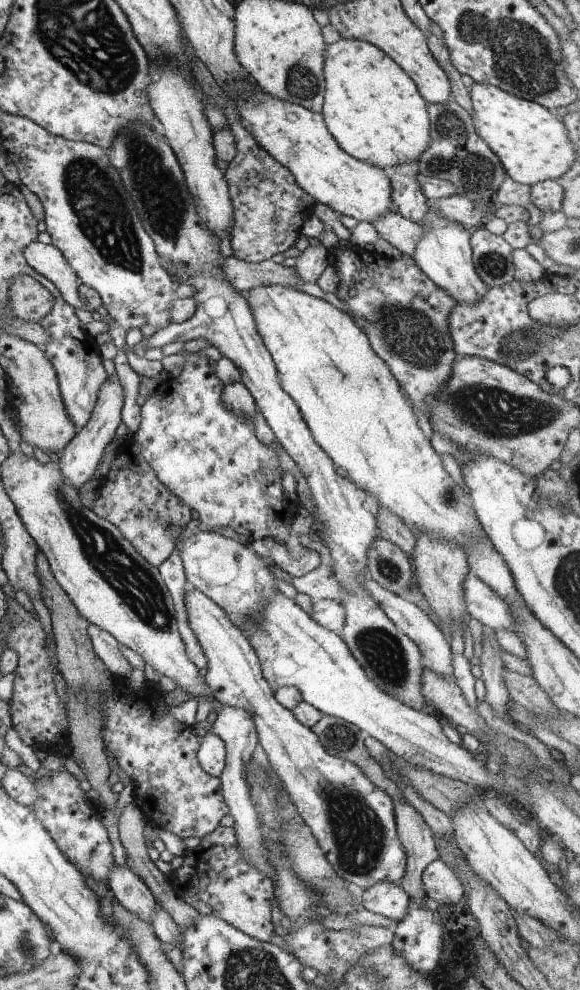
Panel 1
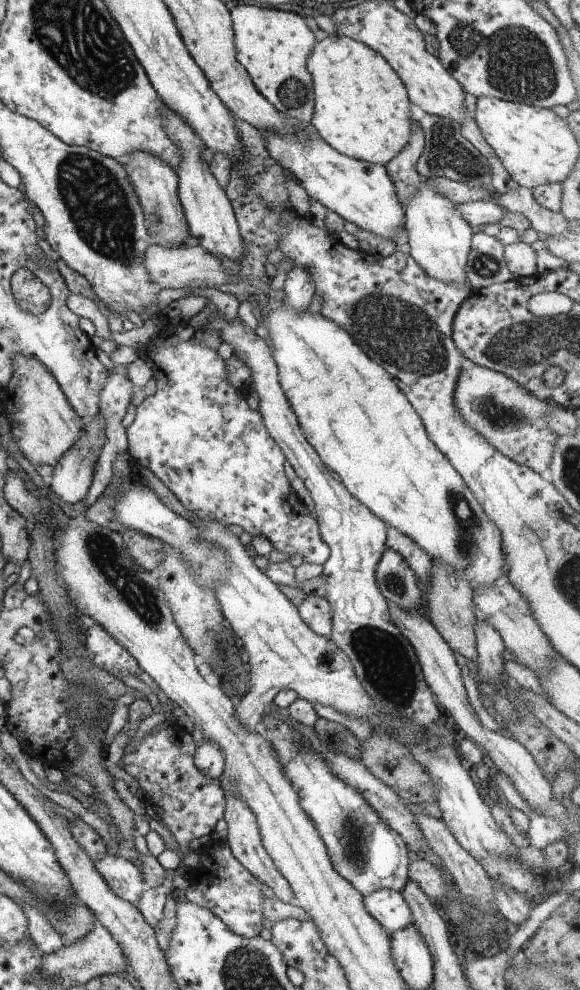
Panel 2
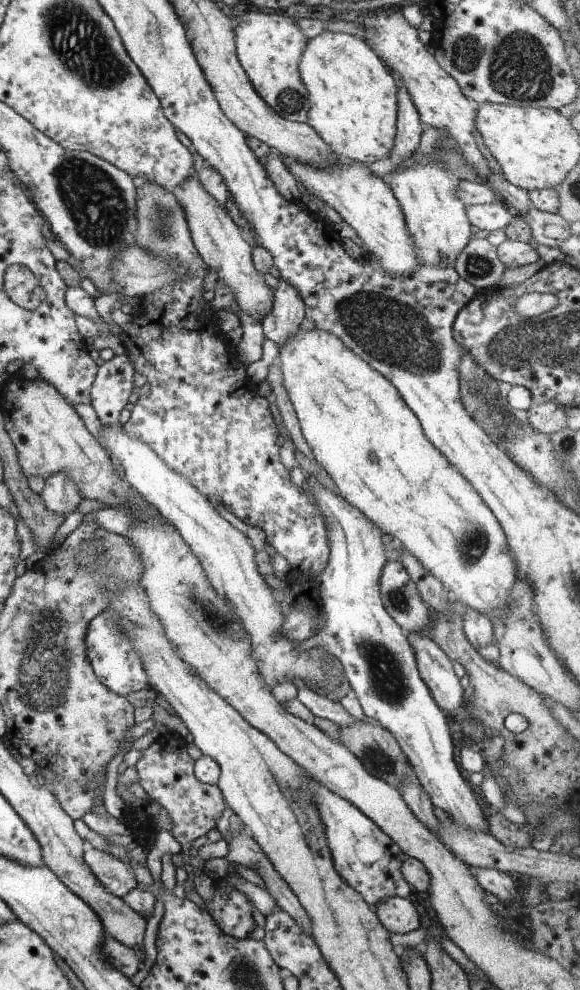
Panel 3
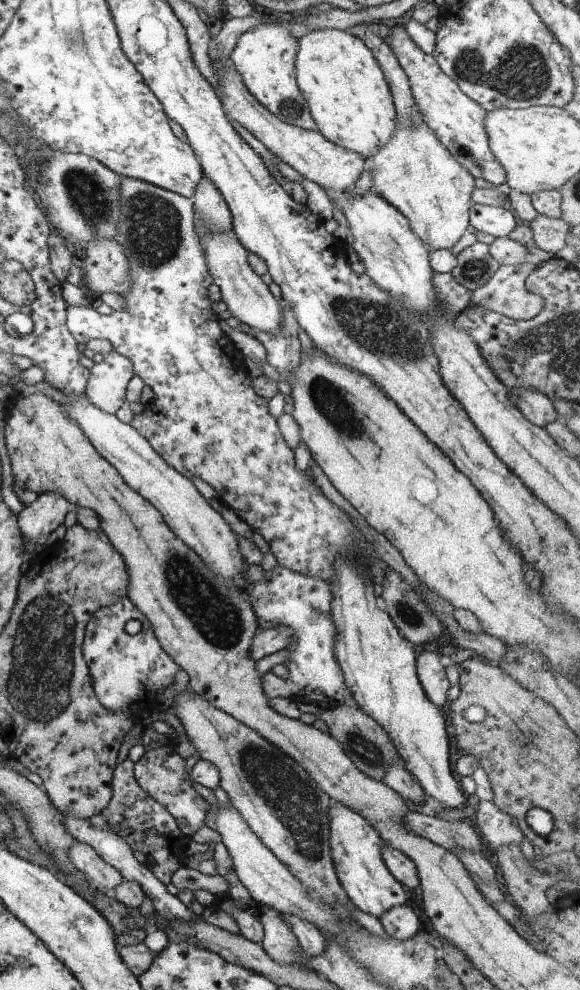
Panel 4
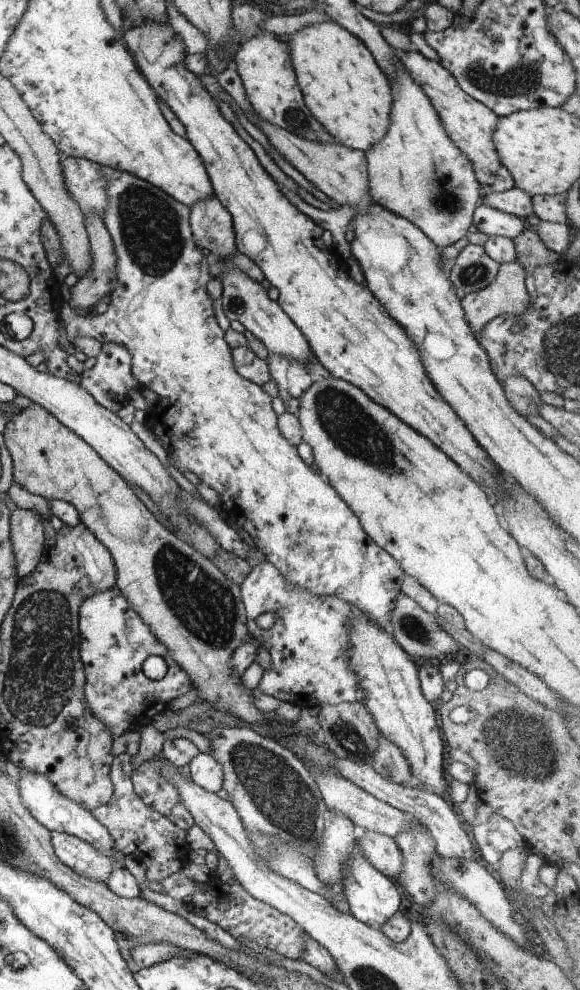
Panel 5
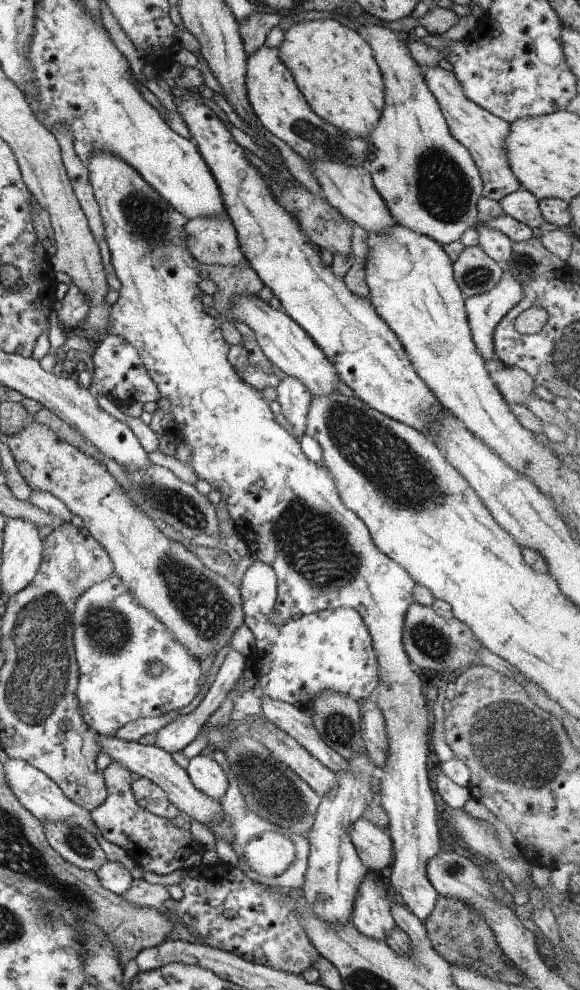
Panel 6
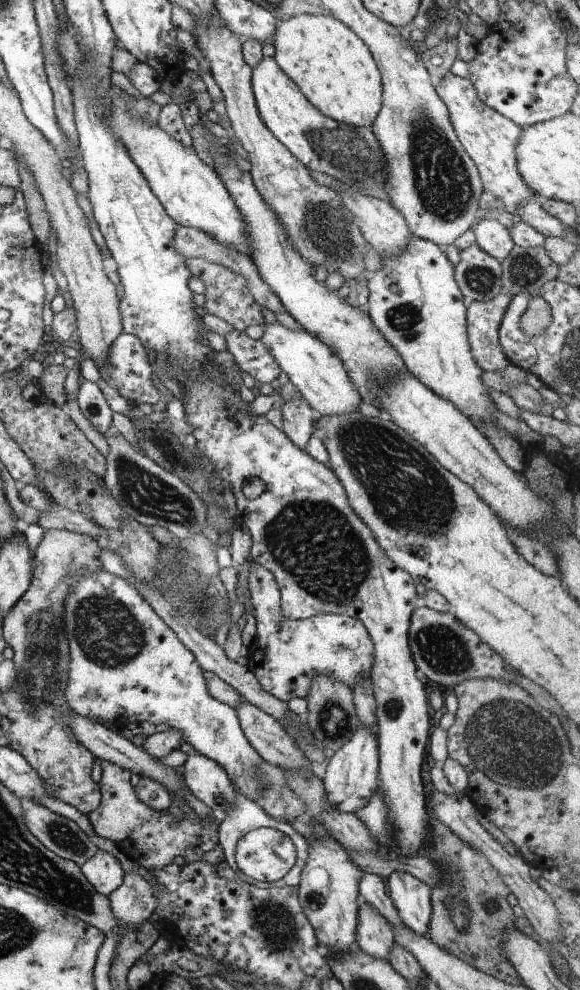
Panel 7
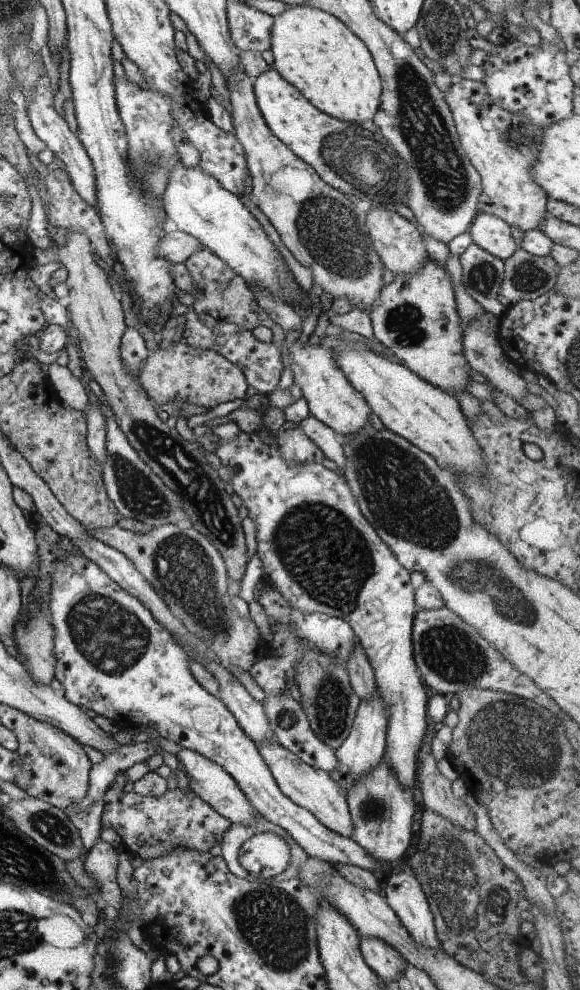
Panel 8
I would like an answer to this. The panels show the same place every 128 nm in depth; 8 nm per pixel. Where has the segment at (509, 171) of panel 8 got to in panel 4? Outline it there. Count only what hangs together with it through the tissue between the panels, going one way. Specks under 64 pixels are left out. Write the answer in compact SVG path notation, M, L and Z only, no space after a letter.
M395 26L390 29L392 29L392 35L387 37L385 42L394 52L400 67L408 78L412 97L425 124L474 179L482 178L496 187L505 188L507 173L491 152L485 126L487 116L485 108L464 94L455 80L440 69L433 56L425 54L416 46L404 27Z

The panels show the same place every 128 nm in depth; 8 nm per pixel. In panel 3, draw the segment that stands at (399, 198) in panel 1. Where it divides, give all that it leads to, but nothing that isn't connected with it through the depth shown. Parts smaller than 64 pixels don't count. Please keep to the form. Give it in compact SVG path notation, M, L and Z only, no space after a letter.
M392 70L391 74L398 86L398 116L395 145L389 156L394 163L403 165L418 150L423 123L402 78Z

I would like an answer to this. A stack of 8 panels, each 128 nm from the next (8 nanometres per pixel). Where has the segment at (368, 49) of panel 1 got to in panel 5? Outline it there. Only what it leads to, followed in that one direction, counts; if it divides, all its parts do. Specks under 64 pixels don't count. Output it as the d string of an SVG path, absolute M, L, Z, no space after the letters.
M332 20L304 28L289 48L304 103L336 143L366 152L386 136L393 104L391 84L356 36Z

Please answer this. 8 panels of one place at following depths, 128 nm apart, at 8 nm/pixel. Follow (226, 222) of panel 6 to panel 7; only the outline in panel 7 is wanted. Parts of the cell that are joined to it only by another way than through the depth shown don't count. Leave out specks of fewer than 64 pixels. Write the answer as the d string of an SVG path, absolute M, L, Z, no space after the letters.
M190 226L178 227L176 231L176 236L174 236L174 250L183 256L185 259L192 257L200 257L209 260L210 262L215 262L216 264L221 264L226 268L230 268L236 274L240 274L246 278L248 282L248 286L250 286L250 292L252 292L252 296L256 299L256 302L260 306L264 306L264 308L268 308L268 310L272 310L272 312L287 312L286 308L282 306L282 302L278 300L278 296L270 290L270 286L262 280L262 276L258 272L258 268L256 268L256 264L252 262L252 259L248 254L242 254L242 252L238 252L238 250L234 250L234 248L230 248L230 246L222 246L220 242L216 242L214 240L214 236L208 236L206 232L202 232L202 230L198 230L198 228L190 228Z

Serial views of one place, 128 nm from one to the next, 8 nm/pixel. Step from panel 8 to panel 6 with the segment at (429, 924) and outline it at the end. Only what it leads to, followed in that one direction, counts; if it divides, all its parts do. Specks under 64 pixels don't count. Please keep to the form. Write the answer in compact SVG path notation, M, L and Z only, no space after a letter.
M96 151L90 156L86 166L89 170L89 182L99 207L105 241L107 242L107 246L111 253L111 262L115 269L116 277L118 277L120 283L122 283L122 288L120 288L119 291L120 297L111 306L111 322L113 326L111 327L109 334L124 338L138 350L148 375L158 386L161 397L167 398L170 401L174 422L176 422L173 432L170 434L177 443L182 442L192 446L192 456L187 465L194 470L197 477L213 486L213 489L214 486L220 488L220 492L228 502L228 513L230 513L232 519L236 520L236 526L239 533L238 537L245 541L254 561L261 561L262 563L268 564L274 570L275 576L277 577L278 591L277 602L271 613L272 622L280 625L291 622L291 620L298 619L304 615L318 613L322 610L350 607L360 614L360 617L363 619L363 622L373 639L374 650L377 657L377 678L379 683L379 687L374 696L374 701L377 703L377 706L380 708L383 718L385 719L385 732L387 737L387 756L382 770L378 772L377 778L377 785L380 788L379 804L386 812L387 818L389 819L390 830L388 830L388 832L390 832L389 838L393 845L394 860L387 875L390 877L389 880L392 888L402 896L402 902L404 902L406 908L420 921L425 922L428 919L428 916L434 911L435 903L440 898L435 887L428 881L425 872L426 866L427 863L440 852L441 848L439 836L440 826L438 826L439 818L437 817L435 793L432 791L432 788L430 788L429 782L429 777L432 773L427 770L429 755L428 746L430 744L430 738L427 736L427 729L429 728L428 707L431 703L429 703L428 699L422 694L423 682L420 679L420 675L415 672L415 667L411 663L408 654L405 652L403 642L404 620L408 608L415 603L413 592L415 587L414 580L412 580L404 568L401 568L394 560L391 560L374 545L364 522L362 522L358 516L355 516L354 512L348 510L342 503L340 492L338 491L337 483L335 482L333 475L323 464L318 465L311 462L302 453L299 439L292 436L292 434L285 429L282 429L282 426L278 424L268 402L260 395L260 390L249 386L240 378L233 366L230 365L227 358L229 345L224 341L222 332L219 328L219 320L211 318L204 312L202 303L203 293L199 288L199 283L203 280L203 277L197 270L197 266L201 264L192 257L192 254L188 251L186 245L187 237L185 234L185 225L188 220L182 216L181 213L175 212L166 203L166 200L163 200L158 195L158 192L155 192L154 188L151 188L140 177L140 174L138 174L132 166L129 166L124 160L121 160L116 155L112 155L105 151Z

